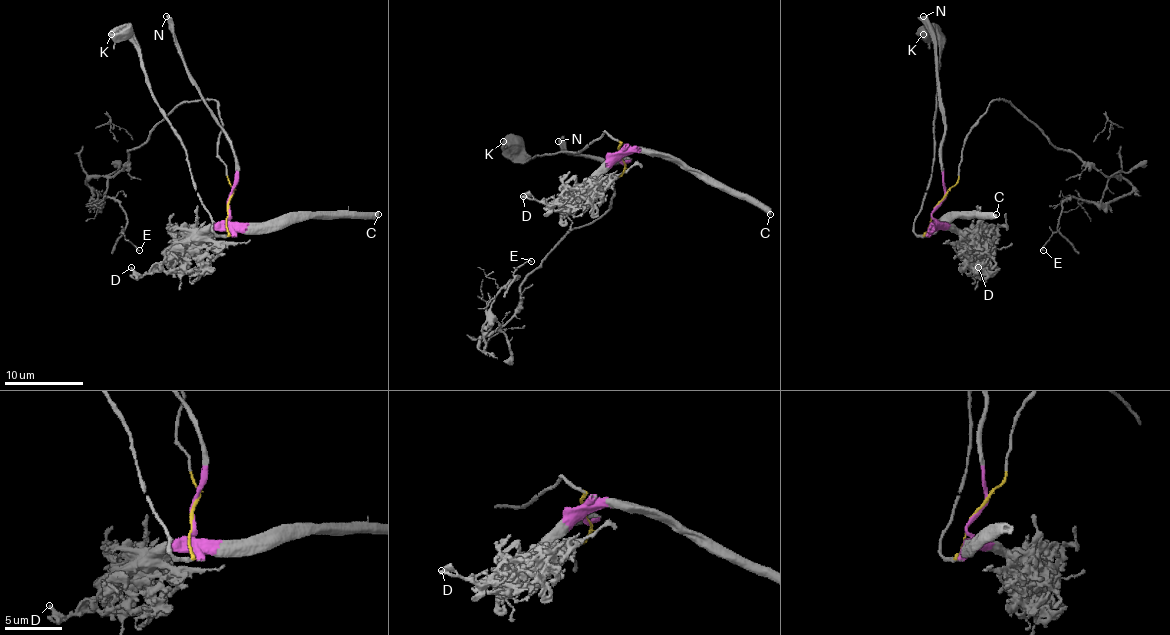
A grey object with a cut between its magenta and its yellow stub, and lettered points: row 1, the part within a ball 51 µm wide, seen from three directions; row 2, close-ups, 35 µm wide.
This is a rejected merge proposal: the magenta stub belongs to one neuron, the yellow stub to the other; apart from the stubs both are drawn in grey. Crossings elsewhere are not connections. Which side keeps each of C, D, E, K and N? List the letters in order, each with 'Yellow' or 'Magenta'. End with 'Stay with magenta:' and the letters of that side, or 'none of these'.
C: Magenta
D: Magenta
E: Yellow
K: Yellow
N: Magenta
Stay with magenta: C, D, N

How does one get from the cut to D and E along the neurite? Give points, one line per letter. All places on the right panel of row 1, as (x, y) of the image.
D: (938, 204), (932, 214), (948, 225), (985, 264), (979, 274), (977, 266)
E: (938, 204), (958, 180), (971, 125), (993, 100), (1010, 102), (1108, 178), (1099, 202), (1061, 204), (1044, 251)

